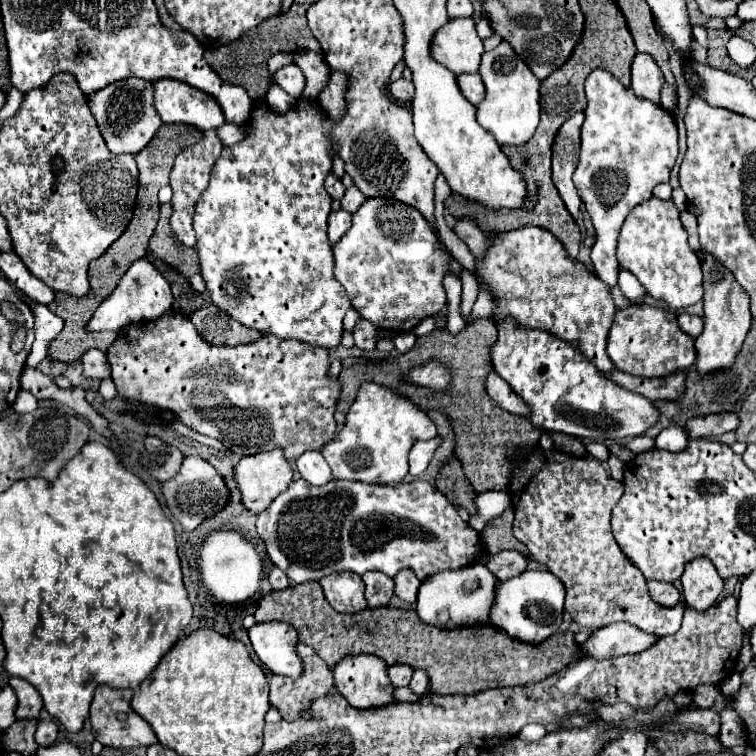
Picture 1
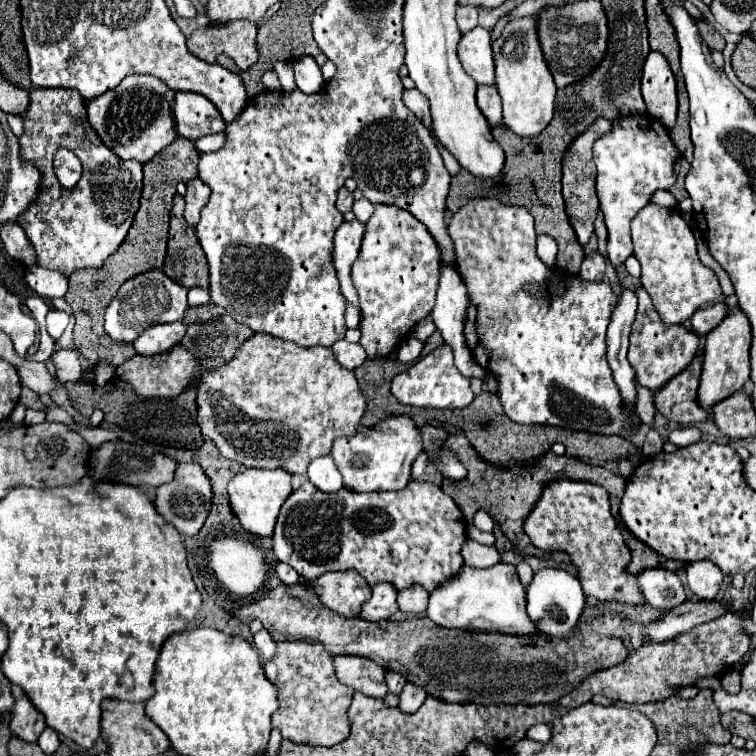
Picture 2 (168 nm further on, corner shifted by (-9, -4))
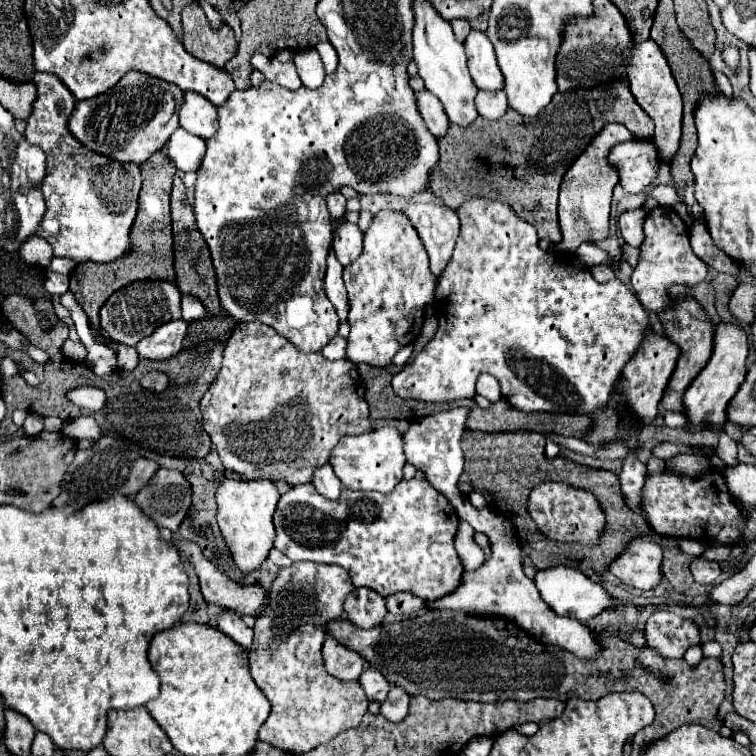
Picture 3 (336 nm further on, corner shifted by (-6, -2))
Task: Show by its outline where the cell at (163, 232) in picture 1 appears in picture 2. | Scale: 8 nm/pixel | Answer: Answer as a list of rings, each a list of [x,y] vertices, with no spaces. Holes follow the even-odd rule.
[[[175,196],[171,208],[171,226],[169,226],[169,242],[163,272],[185,288],[193,286],[209,286],[209,266],[205,254],[201,254],[199,240],[195,230],[185,224],[183,218],[185,202],[181,196]]]

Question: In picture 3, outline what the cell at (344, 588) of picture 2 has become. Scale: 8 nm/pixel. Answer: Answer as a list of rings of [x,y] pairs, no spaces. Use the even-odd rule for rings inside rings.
[[[292,562],[286,568],[278,568],[278,576],[268,588],[268,606],[264,606],[264,614],[256,616],[254,624],[254,642],[250,656],[250,672],[258,688],[272,704],[272,712],[268,720],[258,730],[258,740],[268,742],[280,748],[286,754],[306,754],[318,744],[330,742],[340,732],[354,728],[362,722],[362,716],[368,710],[368,698],[358,682],[344,682],[336,676],[328,674],[322,660],[322,642],[324,642],[324,626],[330,620],[340,618],[342,604],[346,594],[354,590],[350,574],[336,564],[314,564],[314,562]]]

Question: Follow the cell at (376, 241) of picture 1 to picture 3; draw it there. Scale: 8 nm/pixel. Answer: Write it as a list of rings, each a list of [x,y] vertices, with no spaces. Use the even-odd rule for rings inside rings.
[[[382,210],[374,216],[372,226],[364,234],[364,252],[356,262],[344,268],[344,284],[350,302],[350,336],[346,344],[348,360],[352,360],[354,364],[388,366],[402,346],[408,346],[418,338],[424,322],[424,306],[434,300],[436,288],[436,276],[428,268],[428,254],[424,250],[424,244],[420,242],[416,230],[402,212]]]

